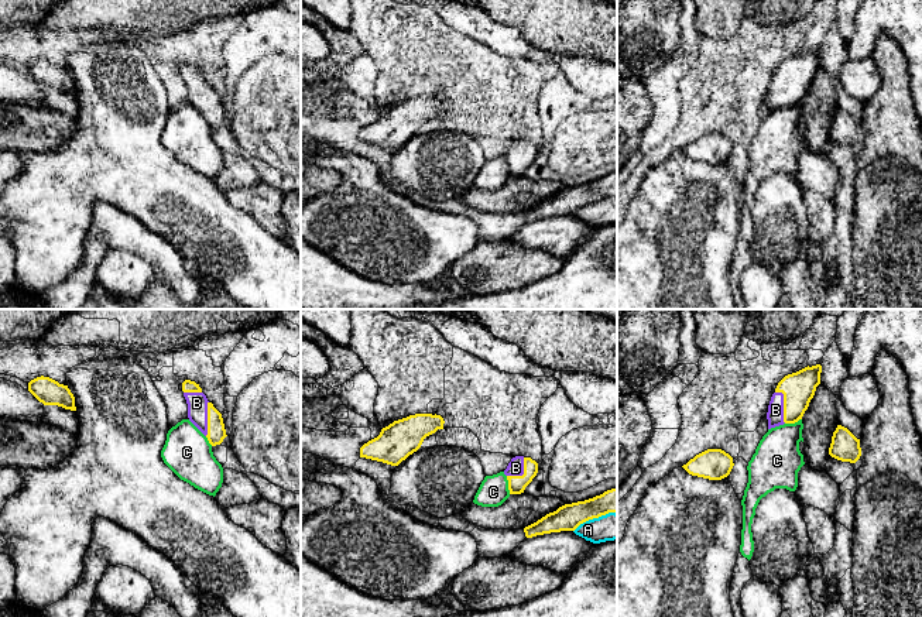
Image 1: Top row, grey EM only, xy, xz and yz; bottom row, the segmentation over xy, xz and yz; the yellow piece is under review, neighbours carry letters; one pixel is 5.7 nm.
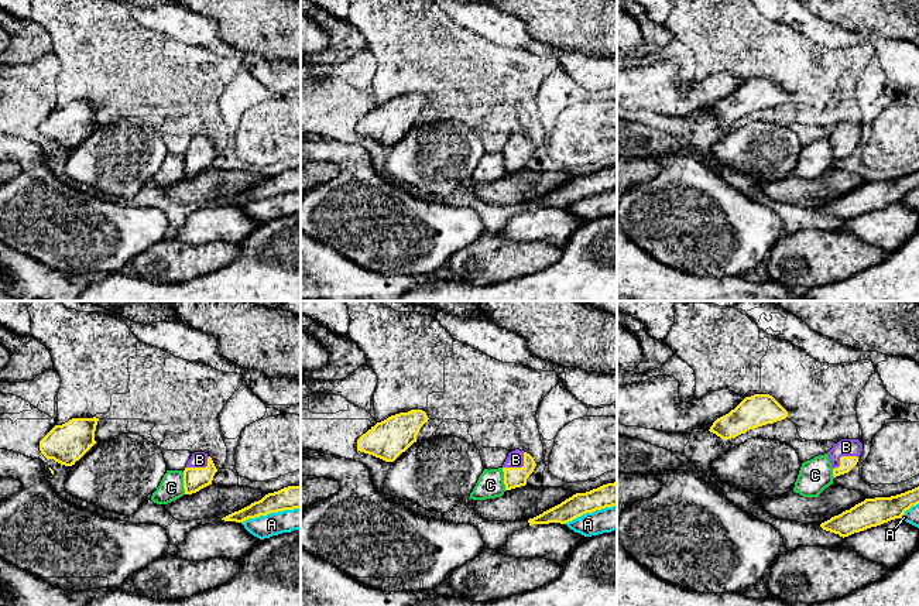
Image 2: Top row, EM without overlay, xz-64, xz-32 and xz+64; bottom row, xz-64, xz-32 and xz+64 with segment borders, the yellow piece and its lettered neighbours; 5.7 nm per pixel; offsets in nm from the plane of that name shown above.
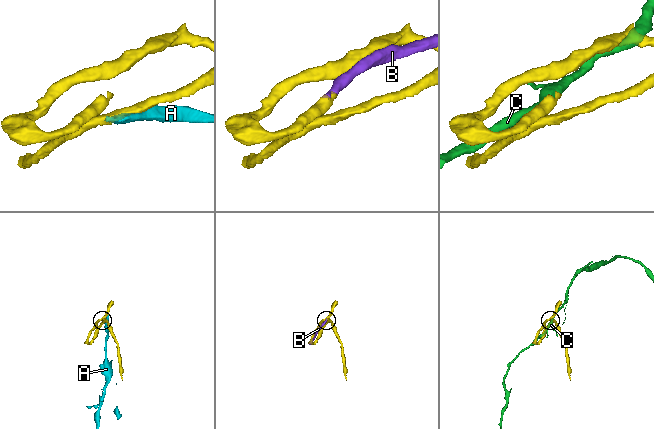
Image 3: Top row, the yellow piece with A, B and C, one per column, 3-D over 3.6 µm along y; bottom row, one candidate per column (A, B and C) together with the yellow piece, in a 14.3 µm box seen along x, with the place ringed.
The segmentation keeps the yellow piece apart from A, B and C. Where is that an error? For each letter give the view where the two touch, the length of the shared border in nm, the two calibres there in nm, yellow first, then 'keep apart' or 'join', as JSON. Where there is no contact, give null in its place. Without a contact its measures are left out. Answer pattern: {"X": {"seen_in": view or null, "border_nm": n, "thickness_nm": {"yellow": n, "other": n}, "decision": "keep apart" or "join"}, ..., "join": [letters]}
{"A": {"seen_in": "xz", "border_nm": 260, "thickness_nm": {"yellow": 150, "other": 150}, "decision": "keep apart"}, "B": {"seen_in": "yz", "border_nm": 190, "thickness_nm": {"yellow": 190, "other": 100}, "decision": "join"}, "C": {"seen_in": "xz", "border_nm": 110, "thickness_nm": {"yellow": 100, "other": 170}, "decision": "keep apart"}, "join": ["B"]}

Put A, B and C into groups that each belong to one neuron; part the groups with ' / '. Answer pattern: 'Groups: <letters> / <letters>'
Groups: A / B / C

